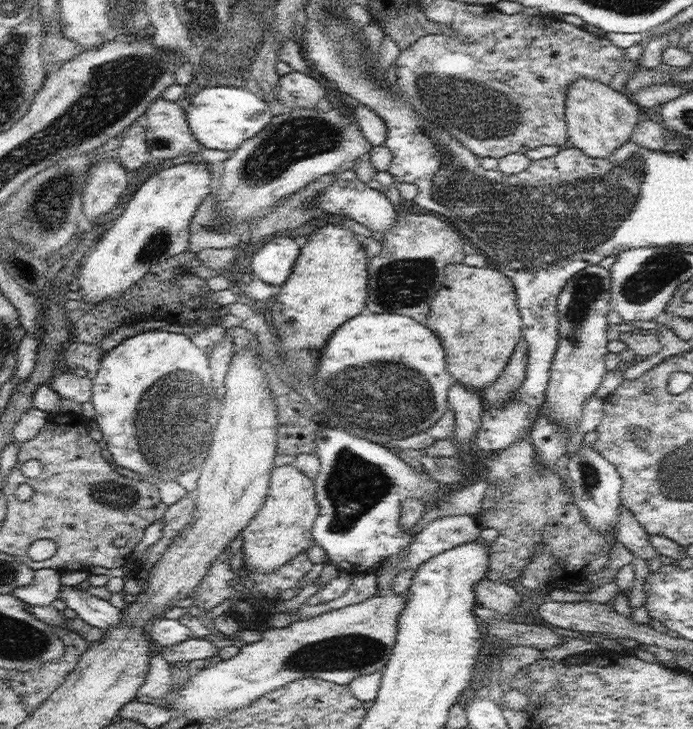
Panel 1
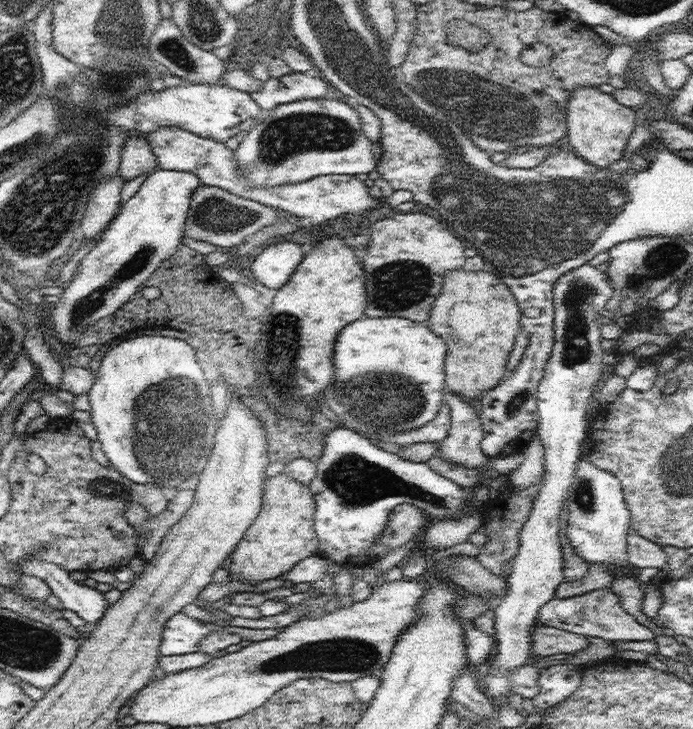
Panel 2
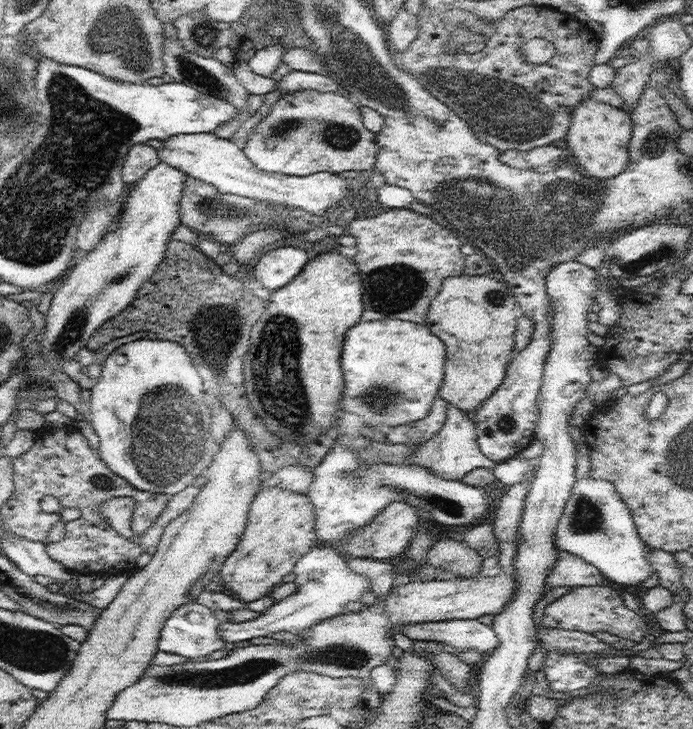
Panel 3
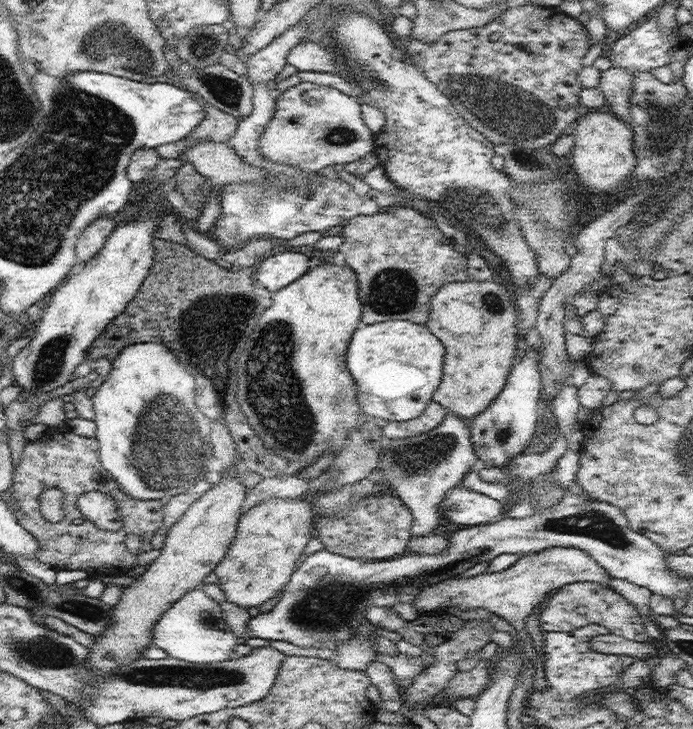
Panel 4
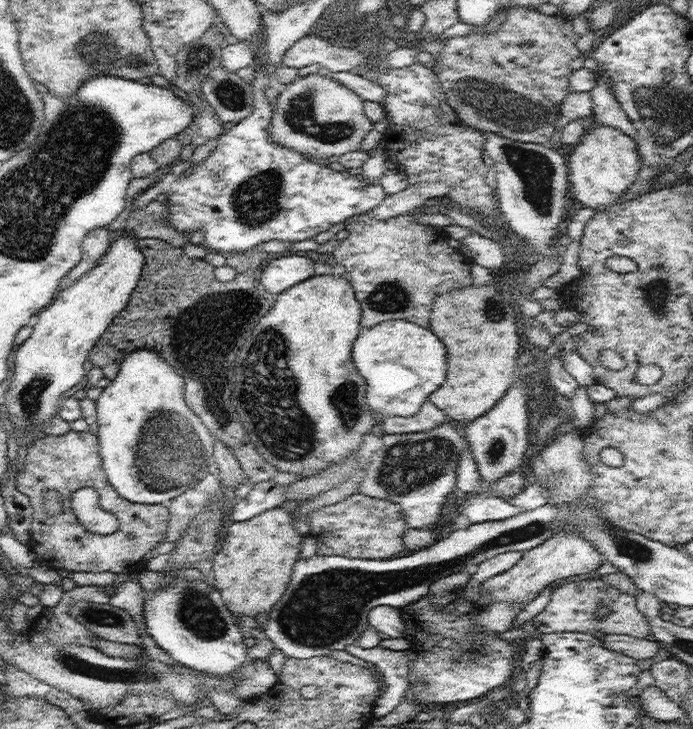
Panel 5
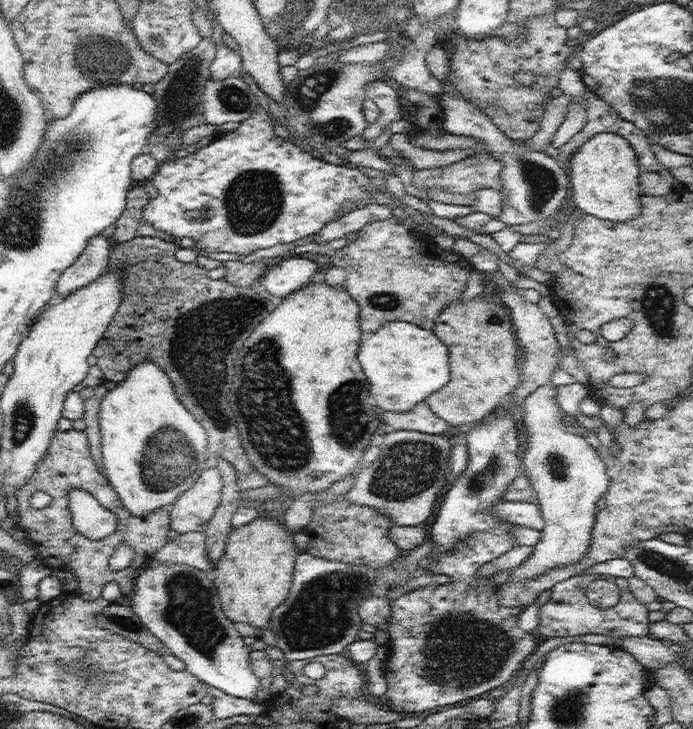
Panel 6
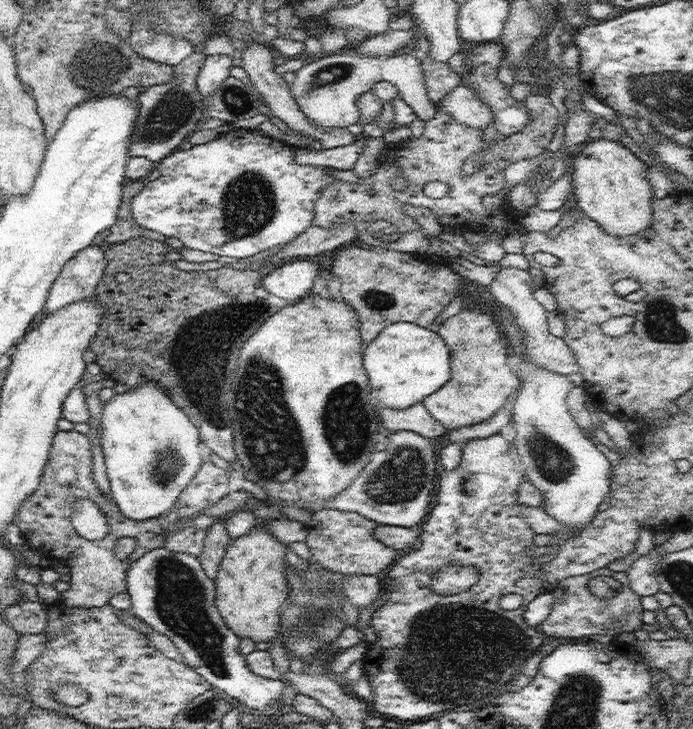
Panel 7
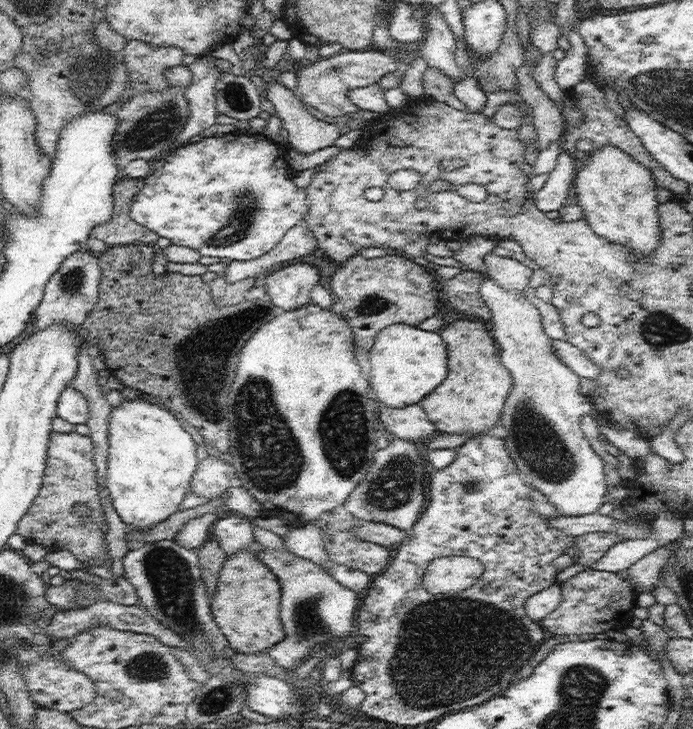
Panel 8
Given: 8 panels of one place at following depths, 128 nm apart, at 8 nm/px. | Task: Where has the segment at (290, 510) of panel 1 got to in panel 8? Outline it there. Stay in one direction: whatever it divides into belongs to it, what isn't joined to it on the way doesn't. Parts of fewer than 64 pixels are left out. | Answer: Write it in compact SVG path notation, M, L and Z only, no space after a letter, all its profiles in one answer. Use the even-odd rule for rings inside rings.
M256 547L242 548L226 559L210 604L211 614L230 648L242 654L264 652L285 637L280 620L282 586L276 574L258 558L257 550Z

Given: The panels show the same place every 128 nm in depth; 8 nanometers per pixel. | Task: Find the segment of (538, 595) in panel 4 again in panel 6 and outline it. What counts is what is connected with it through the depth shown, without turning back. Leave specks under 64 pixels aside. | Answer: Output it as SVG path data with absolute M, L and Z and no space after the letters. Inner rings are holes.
M551 383L540 386L522 402L522 424L528 432L528 449L526 449L522 469L534 489L534 500L540 505L544 528L540 542L533 546L530 556L510 574L508 581L540 577L542 573L546 573L552 567L558 565L562 567L582 559L590 549L595 514L598 511L596 502L604 497L610 486L606 464L602 462L596 449L578 435L576 426L570 422L558 405L558 388Z

